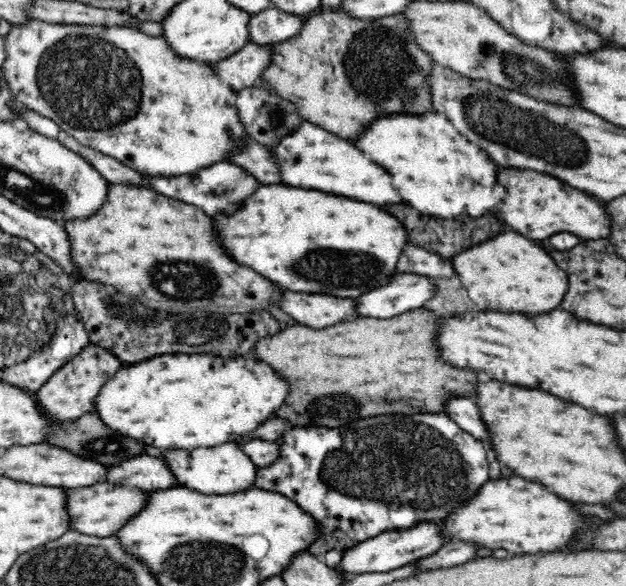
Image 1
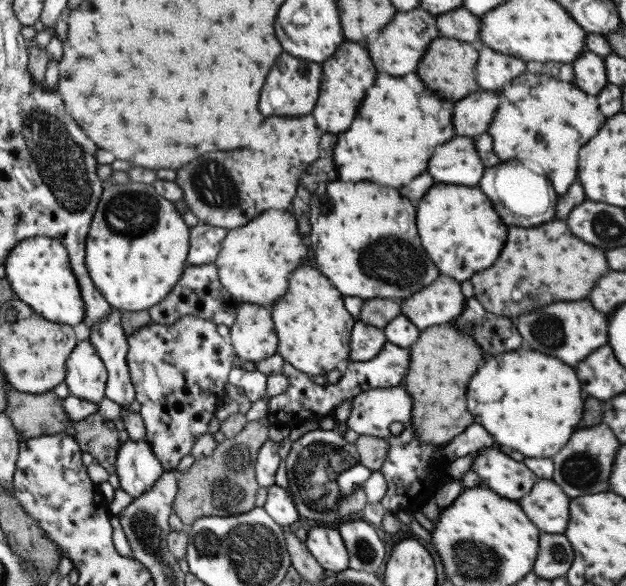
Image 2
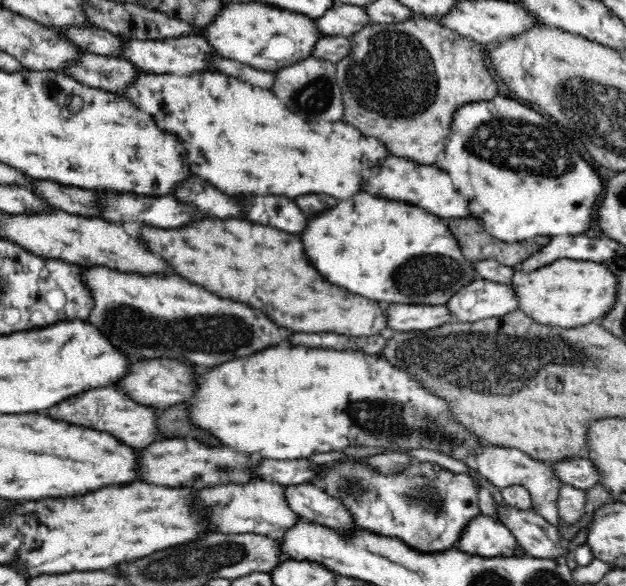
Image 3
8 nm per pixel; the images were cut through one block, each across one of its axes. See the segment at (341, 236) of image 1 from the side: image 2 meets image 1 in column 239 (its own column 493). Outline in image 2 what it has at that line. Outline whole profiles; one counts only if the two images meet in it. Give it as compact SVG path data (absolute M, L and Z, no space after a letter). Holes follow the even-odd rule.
M431 186L415 208L415 226L421 246L435 268L457 282L471 280L473 272L491 266L505 242L505 226L493 212L479 188L469 186Z

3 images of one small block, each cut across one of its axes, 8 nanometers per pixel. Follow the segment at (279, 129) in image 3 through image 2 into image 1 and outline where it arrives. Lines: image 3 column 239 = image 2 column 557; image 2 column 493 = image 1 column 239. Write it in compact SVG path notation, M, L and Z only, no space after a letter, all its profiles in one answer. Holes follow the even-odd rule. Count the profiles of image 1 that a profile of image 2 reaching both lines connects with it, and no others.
M38 18L10 30L6 36L8 58L2 64L2 72L8 78L14 100L54 120L84 146L108 154L146 176L194 176L208 164L224 162L230 154L244 150L246 142L252 140L236 108L238 92L218 78L214 64L182 58L164 36L156 38L142 30L120 26L50 24Z

